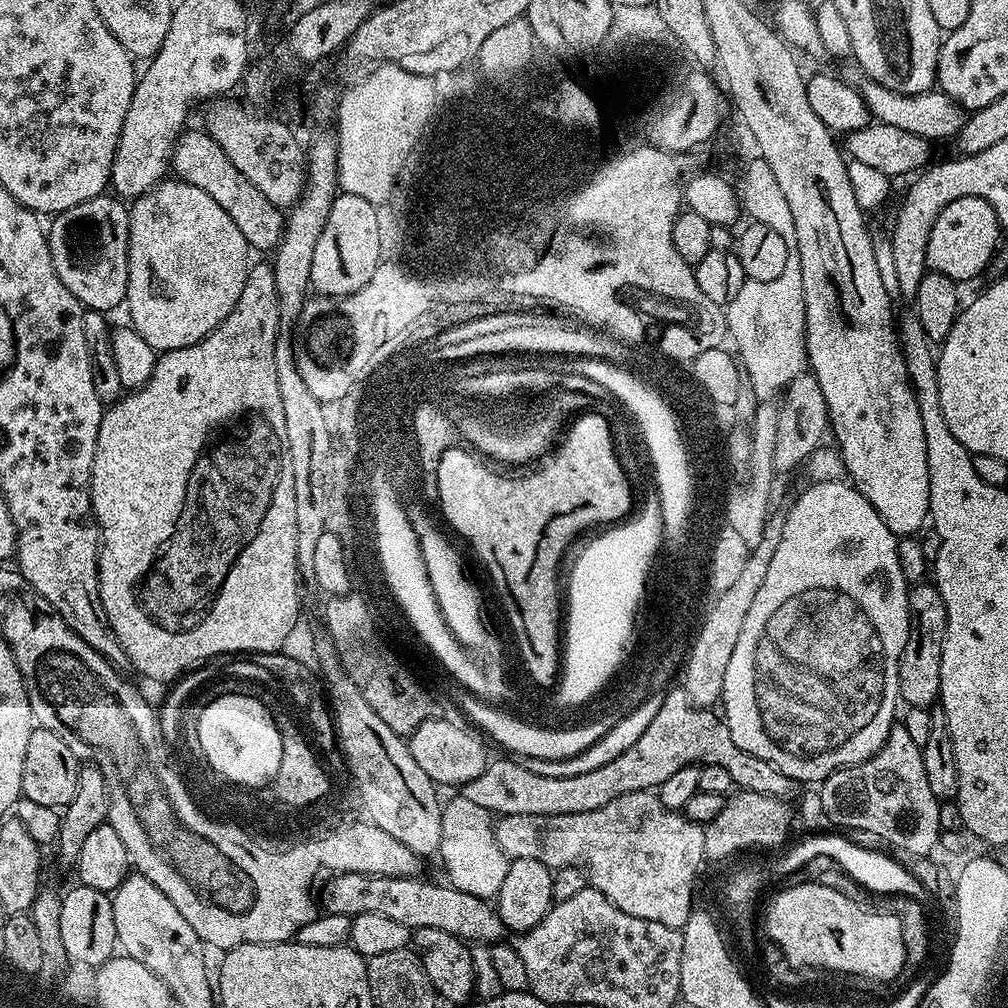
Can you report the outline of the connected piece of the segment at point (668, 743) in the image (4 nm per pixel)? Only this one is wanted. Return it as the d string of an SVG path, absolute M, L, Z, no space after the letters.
M683 686L671 688L663 693L654 722L650 722L650 726L646 726L646 730L638 737L638 742L634 742L634 746L630 746L626 754L618 754L614 762L606 762L606 766L598 766L598 770L550 778L525 770L511 758L493 759L484 767L482 774L474 778L474 782L462 785L462 794L470 798L470 802L482 806L482 810L497 817L582 814L598 810L606 806L606 802L614 802L614 798L627 792L659 789L660 784L670 778L670 774L678 774L678 770L683 768L717 764L722 766L722 770L726 770L726 774L730 774L737 789L754 794L792 798L798 788L798 781L770 766L770 762L762 762L762 758L746 754L746 750L742 750L742 746L737 746L734 738L730 738L728 725L717 713L715 716L715 711L697 708Z

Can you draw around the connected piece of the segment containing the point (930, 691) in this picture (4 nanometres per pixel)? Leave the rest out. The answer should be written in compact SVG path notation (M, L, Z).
M921 582L909 587L908 609L910 634L906 638L906 646L902 650L898 666L900 700L906 702L908 708L931 709L940 698L942 646L946 642L946 602L942 602L942 594L935 583Z

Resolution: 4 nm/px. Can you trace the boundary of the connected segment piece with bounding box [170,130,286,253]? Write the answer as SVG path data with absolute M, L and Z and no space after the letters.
M188 131L179 133L178 143L172 149L171 171L190 186L198 186L198 190L210 194L210 198L214 198L214 202L218 202L218 206L222 206L222 210L234 218L234 226L242 230L242 238L246 238L249 249L256 251L257 248L260 252L271 253L279 248L280 240L284 237L285 213L276 208L274 202L270 202L270 198L266 198L266 194L254 186L254 182L247 180L242 170L230 162L226 150L222 150L222 146L218 146L207 131Z

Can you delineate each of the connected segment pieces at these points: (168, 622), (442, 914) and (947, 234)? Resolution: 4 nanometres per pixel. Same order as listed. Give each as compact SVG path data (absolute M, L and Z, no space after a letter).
M271 263L251 265L248 280L240 295L240 300L230 310L230 314L220 323L206 338L194 342L194 346L182 346L178 350L161 352L156 357L154 374L140 388L121 395L115 404L105 407L104 417L98 426L98 446L94 450L94 466L92 467L92 512L96 515L96 525L100 527L100 557L98 558L98 590L102 598L102 606L106 610L106 618L122 646L127 663L132 663L148 680L170 680L176 682L185 674L207 665L208 660L215 656L224 656L227 652L279 652L285 647L288 635L296 628L300 620L300 588L302 581L300 573L296 570L296 555L298 554L298 526L296 525L294 511L294 466L290 466L290 446L286 438L286 413L282 410L282 393L278 390L278 370L276 369L276 337L280 323L280 303L278 302L278 290L274 282L274 270Z
M343 872L342 875L332 876L329 879L329 884L324 888L324 900L322 896L322 908L324 912L351 917L358 914L383 914L393 922L402 922L402 926L413 930L418 928L446 930L446 934L454 934L460 940L475 942L480 946L492 946L495 940L506 936L500 915L489 901L474 898L474 894L462 894L462 890L447 883L431 884L424 879Z
M977 196L958 198L944 207L934 222L934 230L930 230L926 246L927 267L957 282L972 280L984 267L987 269L991 265L1002 240L1000 235L1002 229L990 202Z

